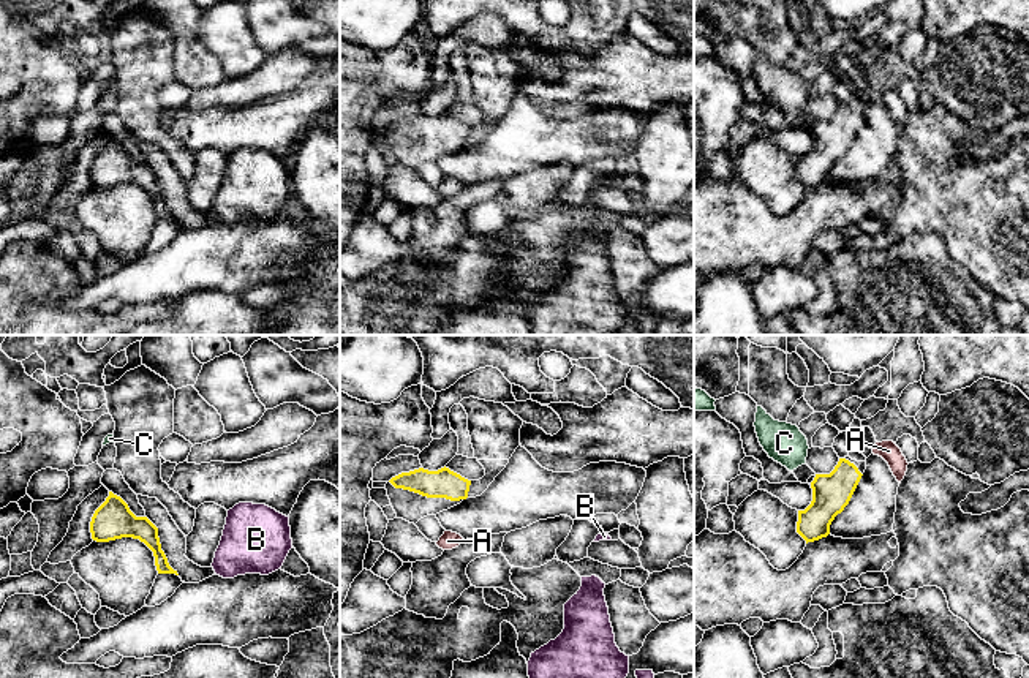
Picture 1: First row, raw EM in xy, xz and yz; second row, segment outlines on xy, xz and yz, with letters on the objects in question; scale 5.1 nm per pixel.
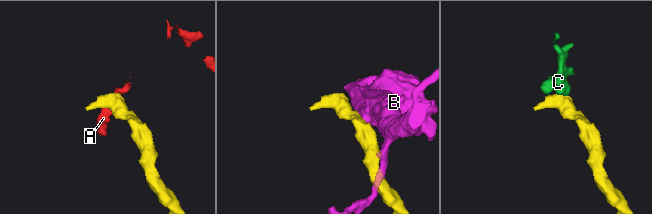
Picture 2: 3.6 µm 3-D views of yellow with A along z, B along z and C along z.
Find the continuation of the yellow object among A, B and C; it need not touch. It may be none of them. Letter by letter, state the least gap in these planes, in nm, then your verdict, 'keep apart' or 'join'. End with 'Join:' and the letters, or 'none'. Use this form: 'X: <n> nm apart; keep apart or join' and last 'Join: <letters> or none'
A: 110 nm apart; keep apart
B: 180 nm apart; keep apart
C: 90 nm apart; keep apart
Join: none

